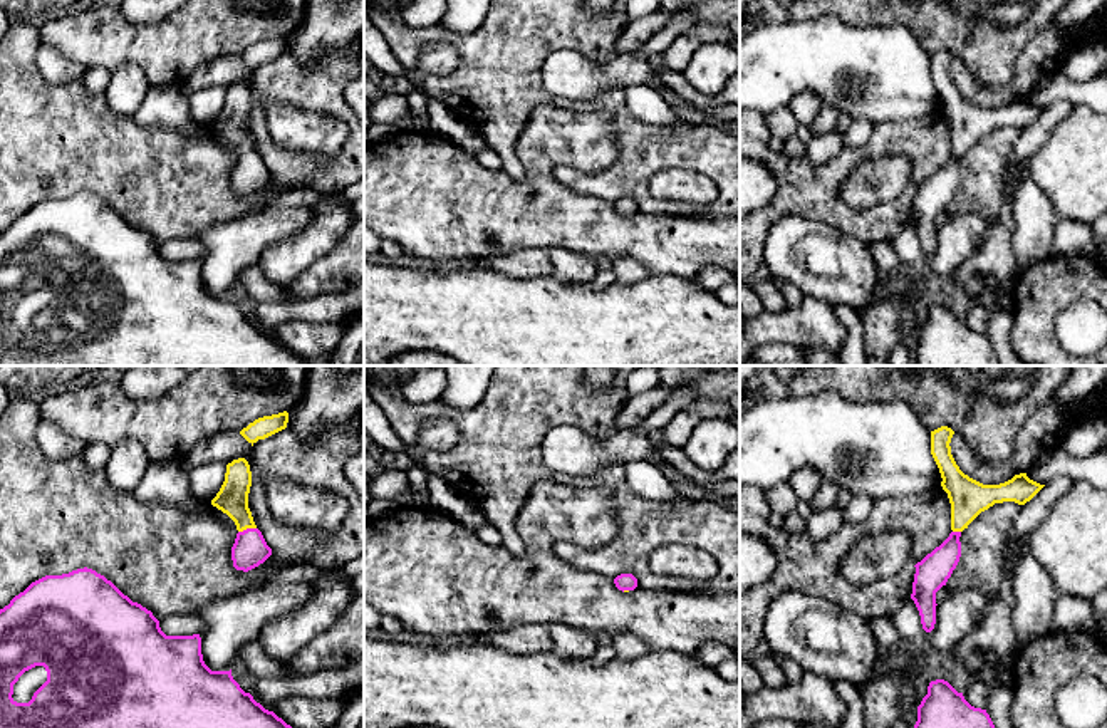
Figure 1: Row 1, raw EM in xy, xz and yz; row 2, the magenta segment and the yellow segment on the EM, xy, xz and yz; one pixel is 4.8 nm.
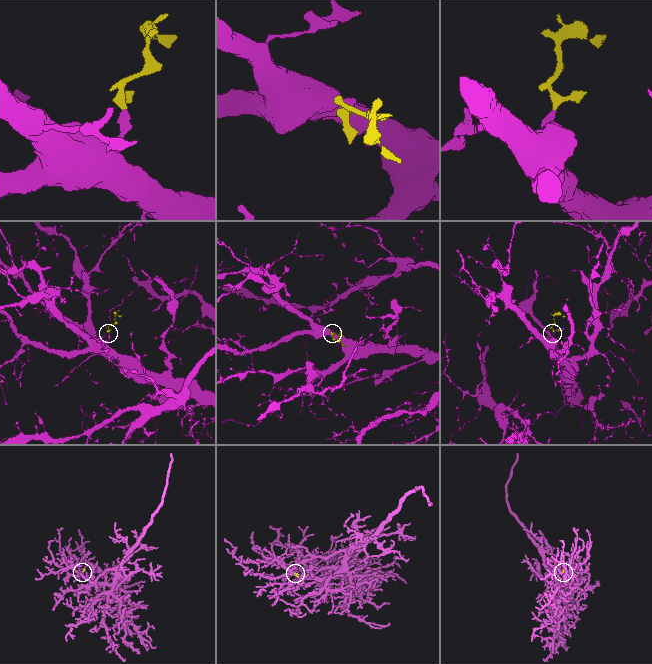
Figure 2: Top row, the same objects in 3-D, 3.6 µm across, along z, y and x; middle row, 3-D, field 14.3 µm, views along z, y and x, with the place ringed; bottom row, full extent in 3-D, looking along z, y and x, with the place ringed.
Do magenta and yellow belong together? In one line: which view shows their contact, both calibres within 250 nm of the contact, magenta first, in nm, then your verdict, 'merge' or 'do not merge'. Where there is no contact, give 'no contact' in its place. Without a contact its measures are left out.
xy | 160/150 nm | merge

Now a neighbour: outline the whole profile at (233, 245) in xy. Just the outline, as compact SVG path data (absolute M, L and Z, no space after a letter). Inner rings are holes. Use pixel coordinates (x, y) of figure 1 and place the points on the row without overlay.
M267 208L208 228L196 238L206 253L200 257L201 278L211 295L230 295L240 273L257 265L263 252L302 231L312 220L310 208Z

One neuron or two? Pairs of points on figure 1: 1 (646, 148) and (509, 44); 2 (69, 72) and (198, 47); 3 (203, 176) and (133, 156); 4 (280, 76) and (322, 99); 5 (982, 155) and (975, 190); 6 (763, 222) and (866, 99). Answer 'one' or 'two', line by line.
1: one
2: two
3: one
4: one
5: one
6: two

